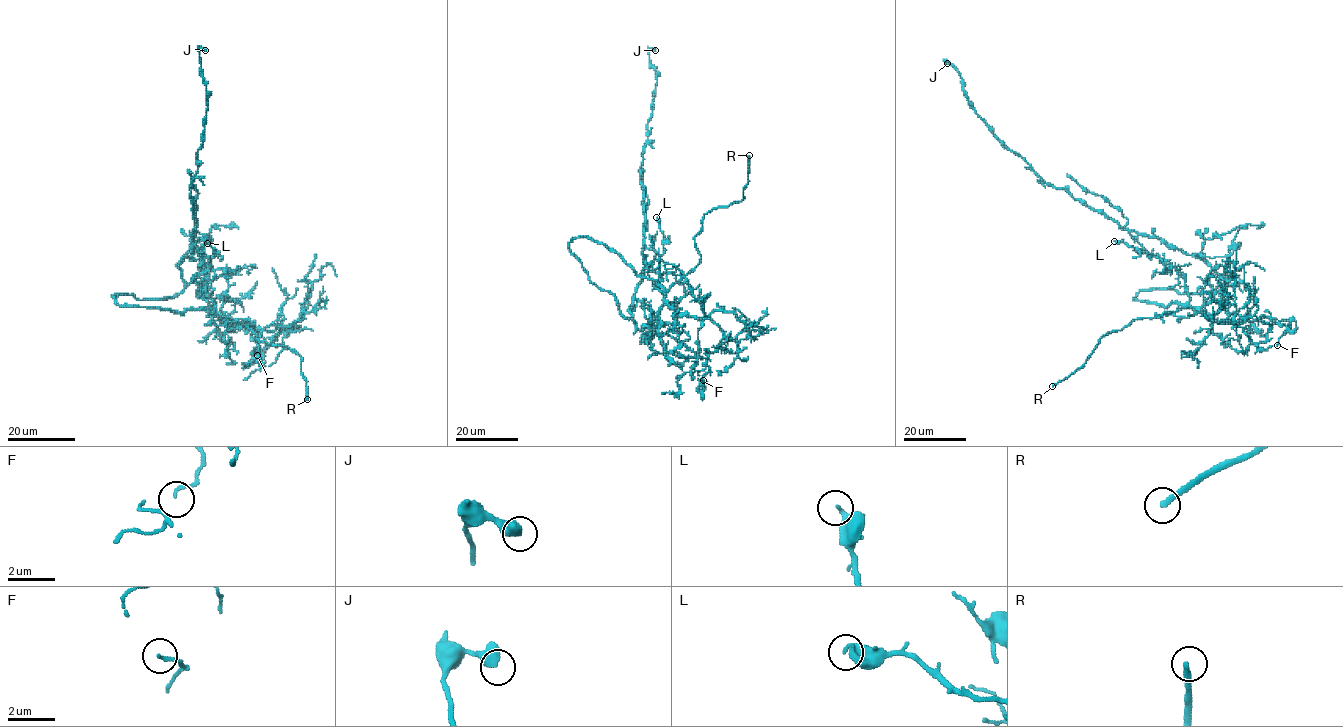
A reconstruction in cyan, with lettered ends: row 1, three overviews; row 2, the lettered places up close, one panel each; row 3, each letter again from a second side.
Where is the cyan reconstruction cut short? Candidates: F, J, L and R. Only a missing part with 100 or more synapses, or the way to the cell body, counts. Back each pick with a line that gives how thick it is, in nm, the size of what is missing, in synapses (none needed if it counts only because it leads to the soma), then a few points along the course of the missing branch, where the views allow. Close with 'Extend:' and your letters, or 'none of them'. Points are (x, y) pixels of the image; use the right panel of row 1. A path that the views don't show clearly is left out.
R: Thickness 240 nm
Extend: R

